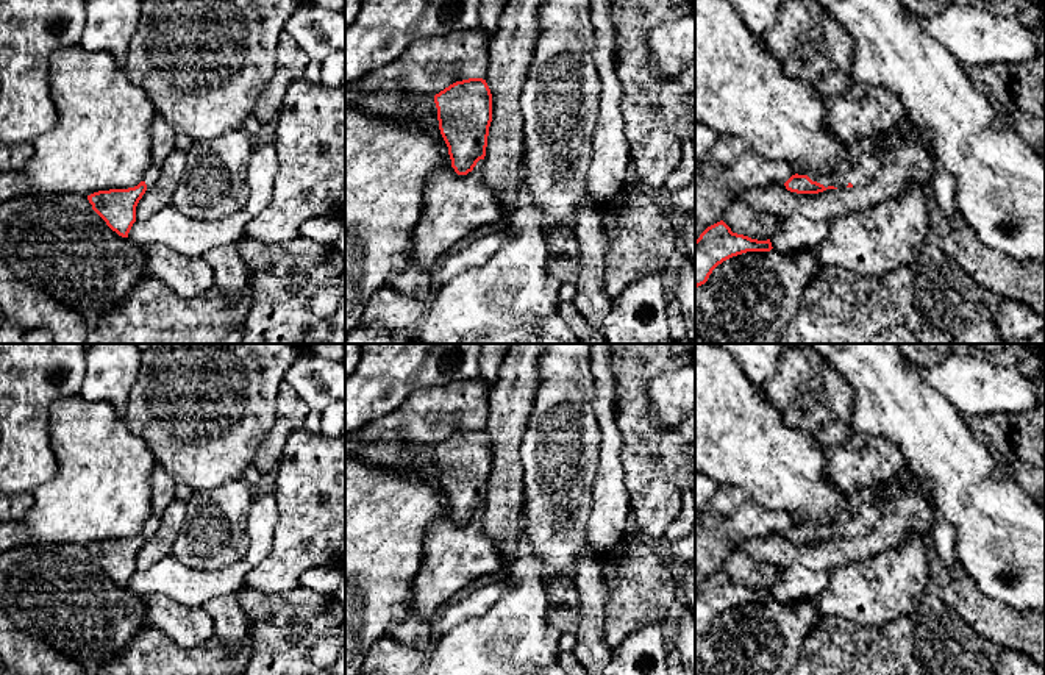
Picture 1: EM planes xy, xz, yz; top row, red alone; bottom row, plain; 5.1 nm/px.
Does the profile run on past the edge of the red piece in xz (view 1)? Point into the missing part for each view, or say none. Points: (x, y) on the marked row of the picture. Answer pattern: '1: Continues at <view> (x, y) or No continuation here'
1: No continuation here

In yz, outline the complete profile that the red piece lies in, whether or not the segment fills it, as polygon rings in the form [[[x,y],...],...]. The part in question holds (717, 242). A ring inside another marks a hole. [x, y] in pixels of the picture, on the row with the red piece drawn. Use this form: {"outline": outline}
{"outline": [[[723,222],[708,227],[695,241],[695,288],[704,284],[723,261],[747,252],[770,252],[772,242],[733,233]]]}

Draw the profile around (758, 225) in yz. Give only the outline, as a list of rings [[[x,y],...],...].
[[[736,198],[726,206],[722,220],[731,228],[733,233],[758,241],[770,239],[772,230],[778,223],[778,217],[773,214],[756,211],[745,202]]]

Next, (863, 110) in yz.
[[[851,80],[843,94],[828,98],[829,131],[847,148],[856,141],[889,131],[903,117],[903,105],[881,86]]]

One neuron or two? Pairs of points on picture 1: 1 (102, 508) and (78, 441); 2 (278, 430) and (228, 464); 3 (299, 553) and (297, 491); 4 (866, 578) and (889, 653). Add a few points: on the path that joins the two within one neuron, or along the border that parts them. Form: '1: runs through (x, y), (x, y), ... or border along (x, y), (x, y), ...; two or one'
1: runs through (102, 491), (102, 464), (96, 458); one
2: border along (275, 408), (275, 422), (260, 442); two
3: runs through (299, 538), (299, 507); one
4: border along (842, 617), (878, 628); two

